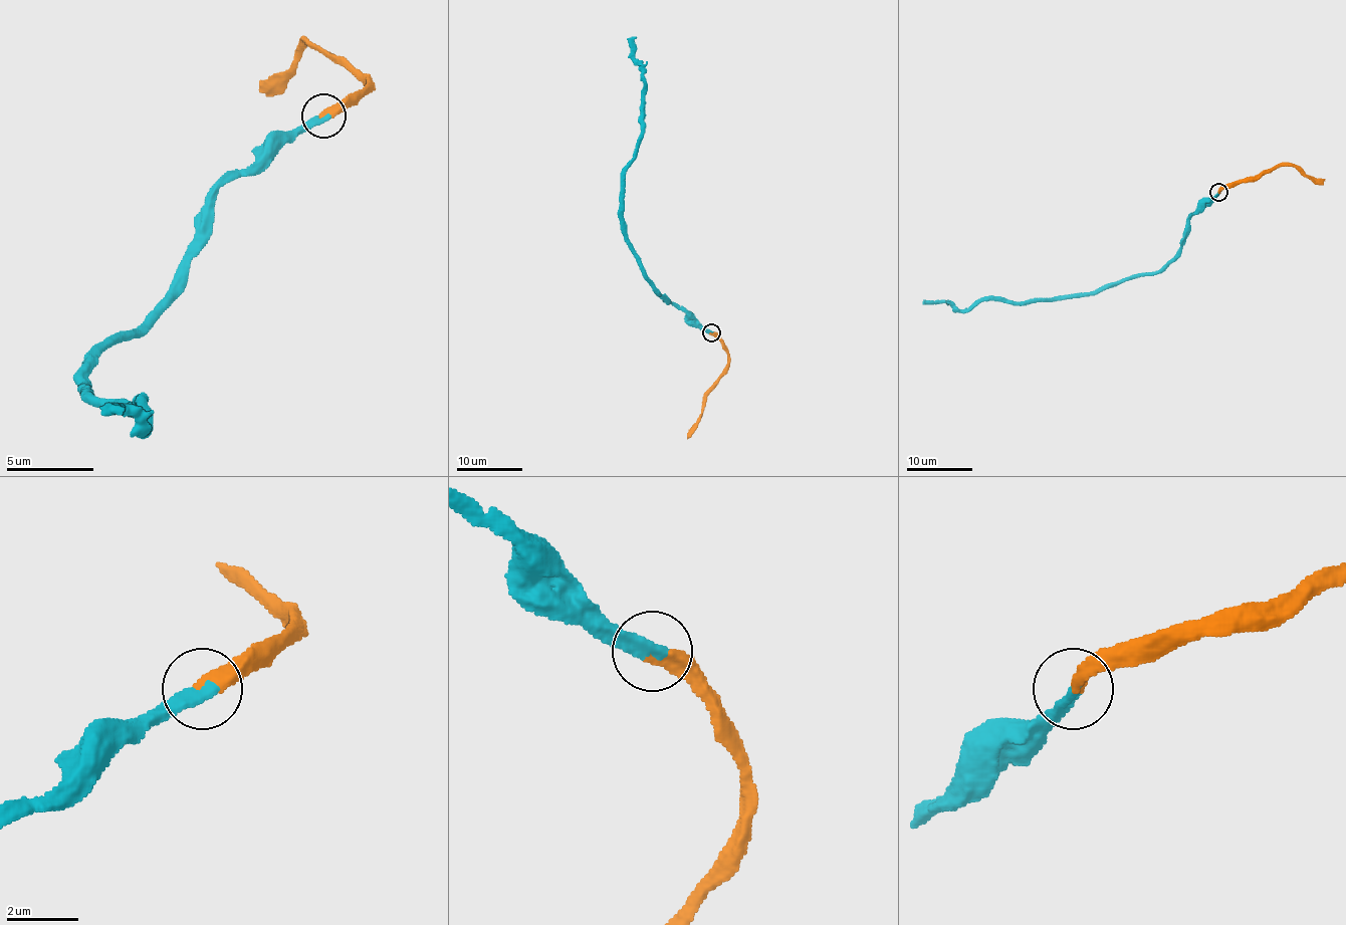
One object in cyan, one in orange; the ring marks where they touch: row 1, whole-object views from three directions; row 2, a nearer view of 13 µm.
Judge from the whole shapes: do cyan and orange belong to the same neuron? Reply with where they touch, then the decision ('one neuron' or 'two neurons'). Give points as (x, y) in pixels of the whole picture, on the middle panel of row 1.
at (711, 332); one neuron

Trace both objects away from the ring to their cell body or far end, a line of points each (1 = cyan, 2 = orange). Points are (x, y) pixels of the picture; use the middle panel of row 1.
1: (710, 331), (653, 285), (642, 272), (627, 236), (624, 172), (642, 133), (643, 76), (630, 37)
2: (710, 331), (727, 352), (727, 372), (709, 393), (705, 406), (687, 439)

